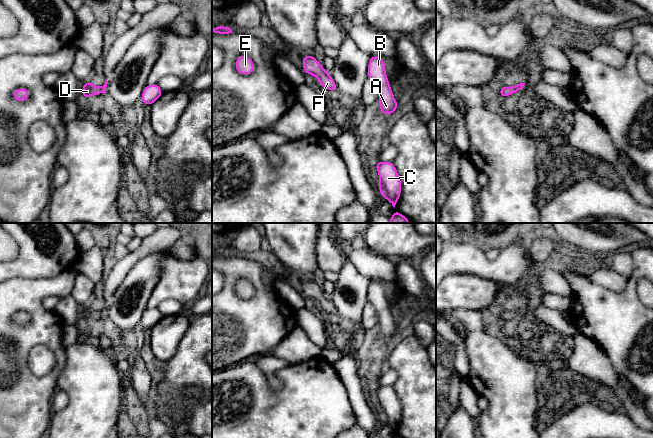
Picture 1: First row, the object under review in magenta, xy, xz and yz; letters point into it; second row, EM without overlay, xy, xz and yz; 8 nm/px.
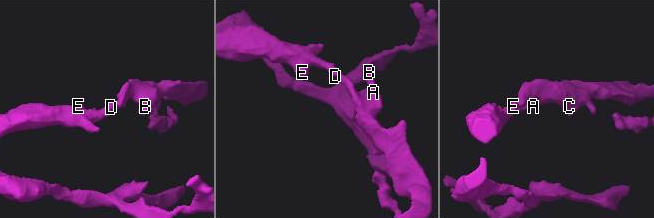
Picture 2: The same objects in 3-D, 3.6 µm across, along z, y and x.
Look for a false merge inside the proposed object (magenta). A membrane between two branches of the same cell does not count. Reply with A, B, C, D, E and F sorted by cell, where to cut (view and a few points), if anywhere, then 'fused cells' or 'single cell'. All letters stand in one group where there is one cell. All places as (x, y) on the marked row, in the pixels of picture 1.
groups A B C D E F; cut none; single cell

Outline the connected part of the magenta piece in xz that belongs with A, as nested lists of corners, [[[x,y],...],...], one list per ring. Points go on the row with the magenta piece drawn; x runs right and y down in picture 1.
[[[371,56],[368,64],[367,76],[371,79],[379,93],[380,112],[391,115],[398,107],[389,80],[386,76],[385,63],[381,56]]]

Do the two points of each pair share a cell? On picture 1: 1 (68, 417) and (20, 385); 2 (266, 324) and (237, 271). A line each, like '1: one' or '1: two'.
1: two
2: one

